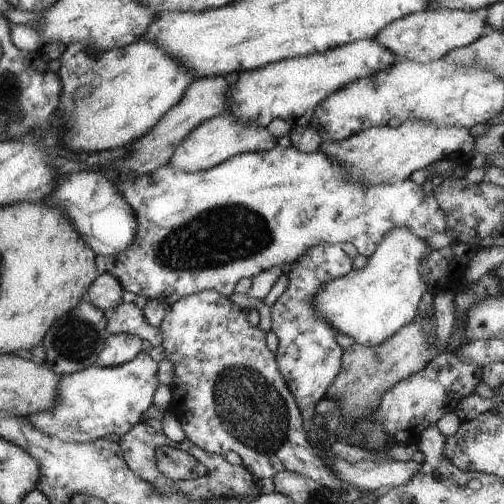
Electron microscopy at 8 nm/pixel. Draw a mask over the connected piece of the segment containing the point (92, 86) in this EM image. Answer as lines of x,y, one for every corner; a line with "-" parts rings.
144,39
107,51
100,51
97,48
94,55
90,55
87,48
88,46
76,43
68,45
60,55
61,65
56,72
62,85
57,112
63,113
65,121
63,146
78,156
128,146
146,134
146,131
150,130
171,106
177,105
188,85
196,80
193,78
193,72
178,62
177,58
171,57
156,43

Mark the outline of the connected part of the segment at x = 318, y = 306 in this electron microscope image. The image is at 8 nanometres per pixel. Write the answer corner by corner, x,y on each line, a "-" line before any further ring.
404,227
392,229
382,242
378,243
375,251
369,256
365,267
352,269
348,274
326,282
313,296
313,309
317,316
334,327
340,334
350,336
356,344
362,346
376,346
394,336
402,327
414,322
418,318
420,298
428,291
426,283
421,277
421,260
432,251
418,235

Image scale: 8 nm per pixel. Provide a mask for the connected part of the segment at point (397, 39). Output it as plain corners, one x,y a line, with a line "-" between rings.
481,8
473,11
450,9
426,9
391,22
388,26
378,31
374,40
385,46
398,59
414,61
415,63
427,63
442,59
451,50
466,46
480,38
489,31
486,15
489,8

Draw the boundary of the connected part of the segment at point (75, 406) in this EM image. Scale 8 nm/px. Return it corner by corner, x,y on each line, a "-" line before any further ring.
146,351
126,364
113,367
89,366
84,370
60,375
57,403
48,410
28,415
28,422
44,434
66,442
85,443
112,433
121,437
143,420
143,414
153,405
156,388
157,362

